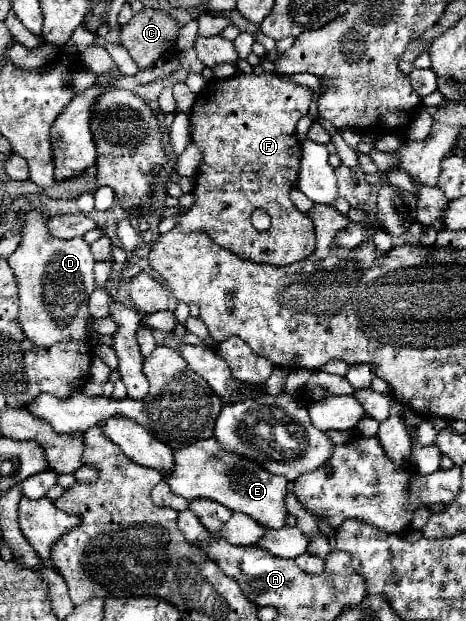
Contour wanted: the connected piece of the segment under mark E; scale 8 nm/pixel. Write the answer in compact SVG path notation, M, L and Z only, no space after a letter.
M216 438L196 440L188 446L180 446L174 450L174 468L164 474L164 482L170 486L174 494L180 494L188 502L194 498L210 498L232 512L244 512L252 516L266 528L282 528L286 520L286 484L284 476L270 474L260 464L252 462L250 458L224 450Z

